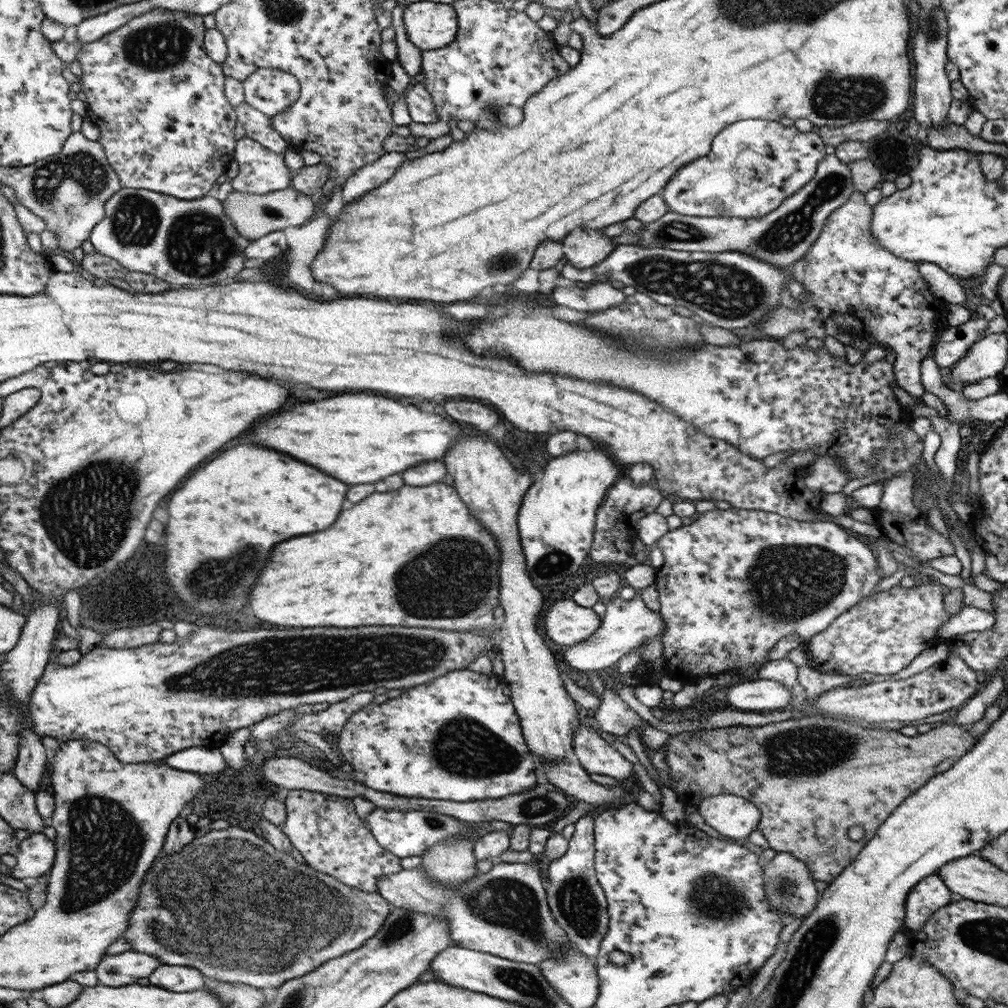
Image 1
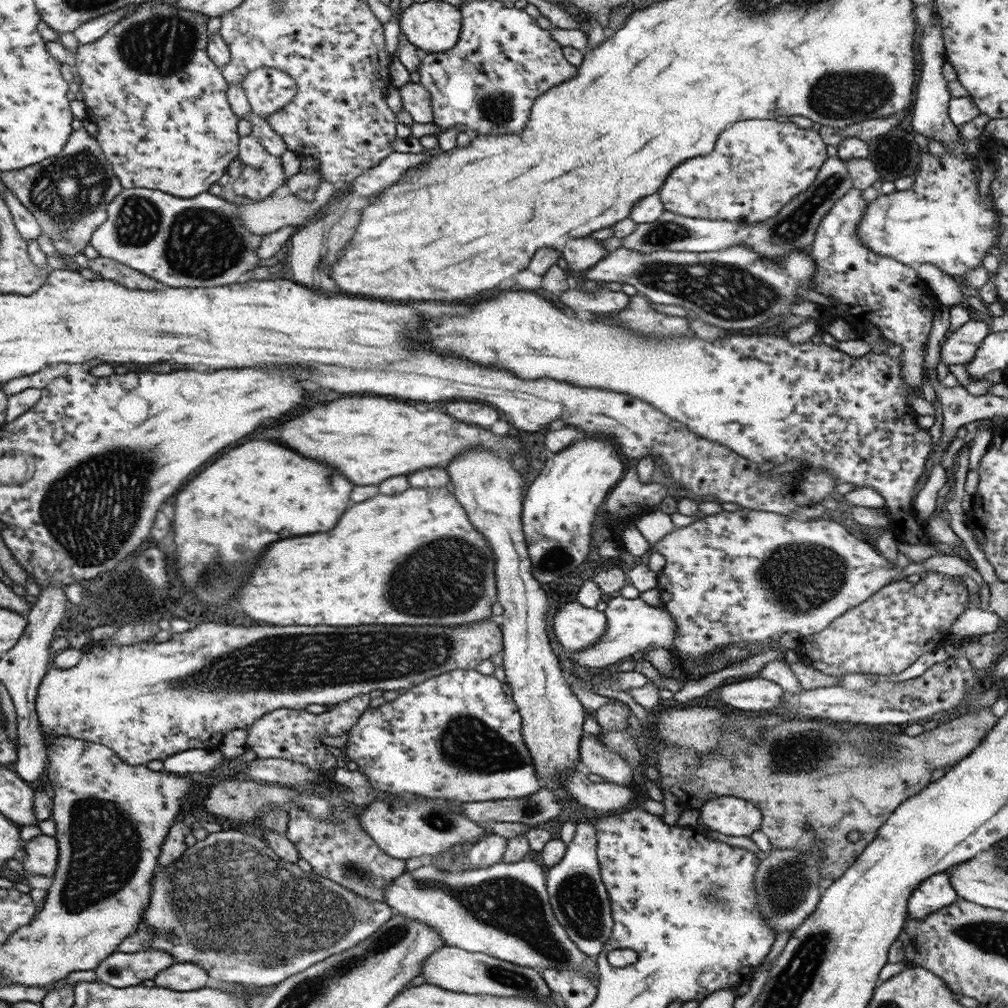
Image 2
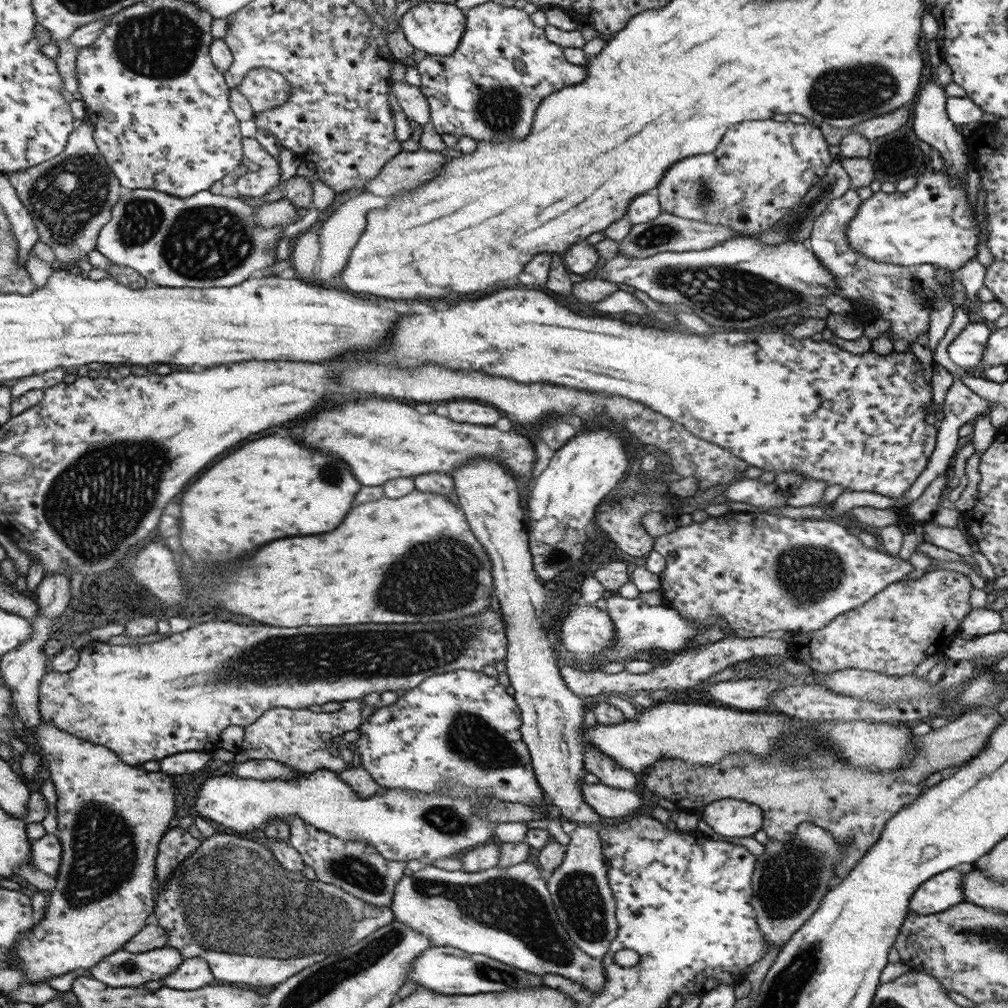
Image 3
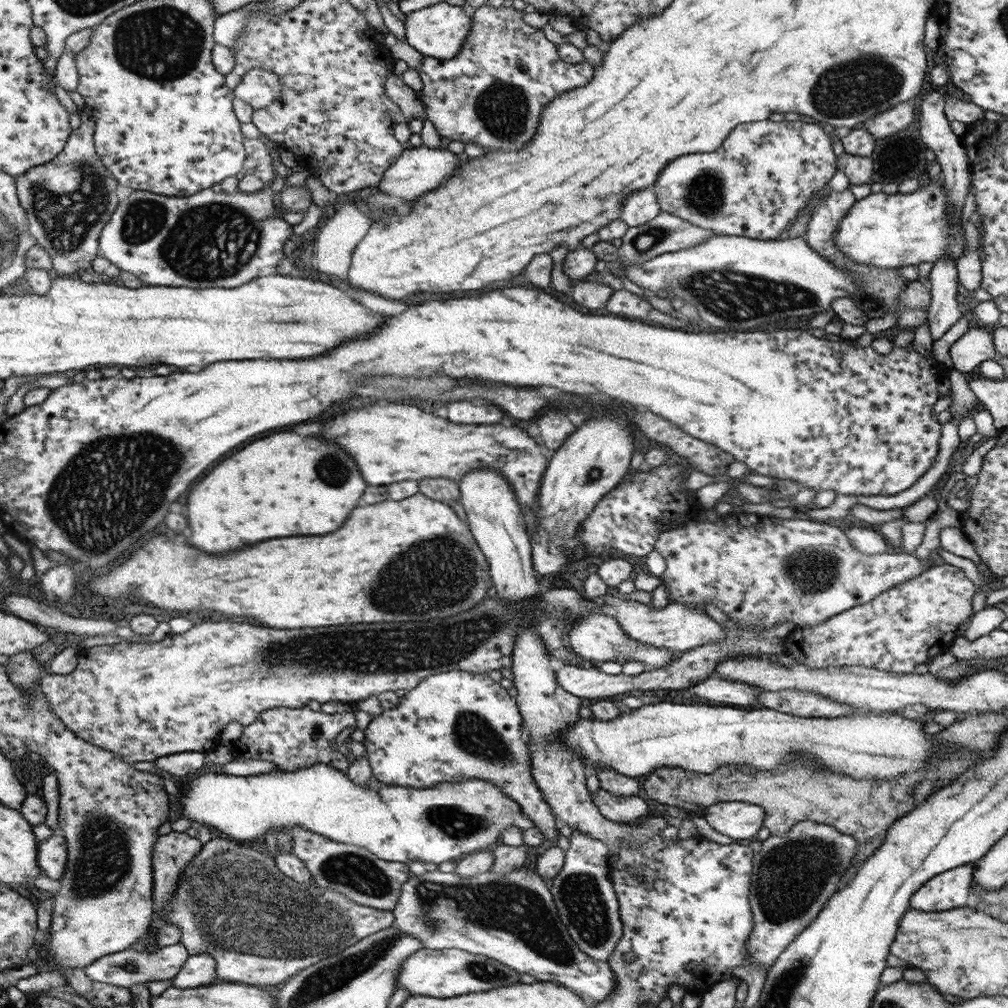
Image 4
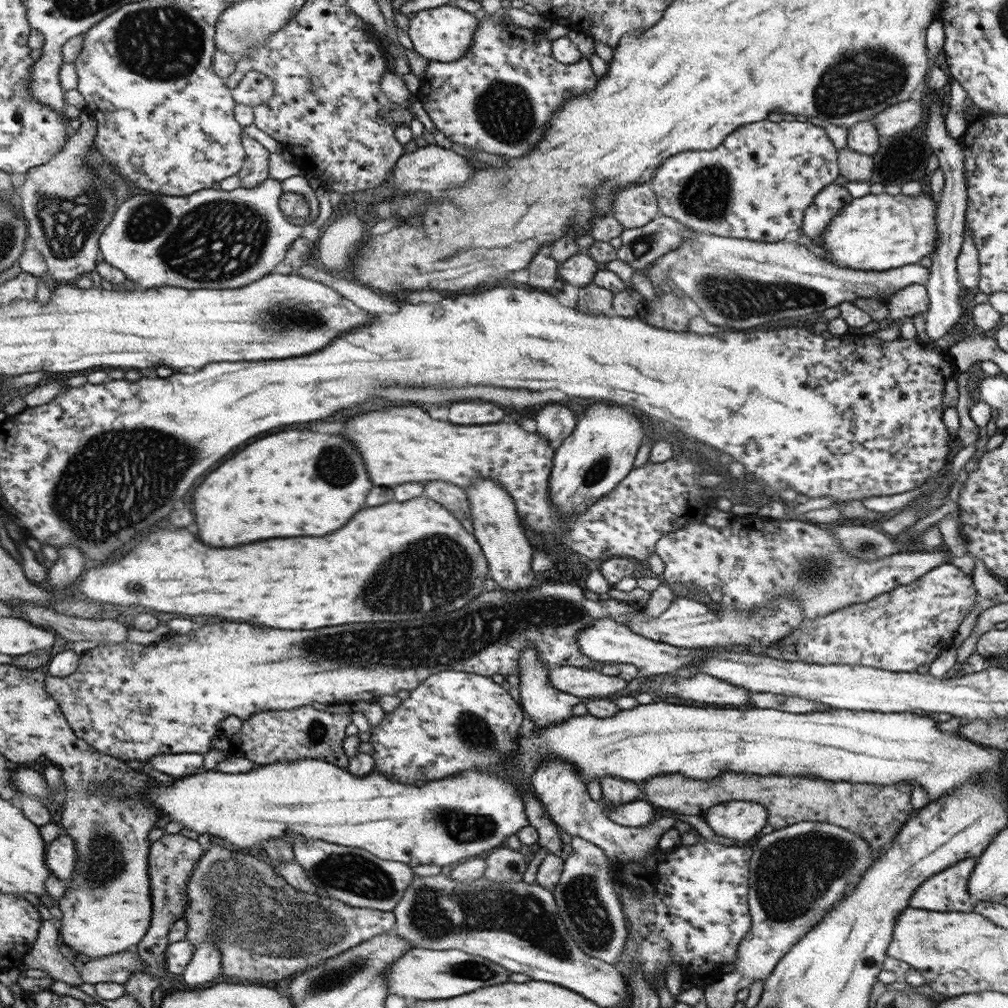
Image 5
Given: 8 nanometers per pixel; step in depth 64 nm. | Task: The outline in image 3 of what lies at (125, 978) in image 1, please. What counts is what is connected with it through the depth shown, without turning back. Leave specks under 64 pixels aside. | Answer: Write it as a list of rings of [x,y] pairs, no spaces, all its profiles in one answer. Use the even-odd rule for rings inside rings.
[[[164,946],[149,950],[148,952],[130,953],[123,948],[109,957],[102,958],[98,965],[88,969],[92,977],[114,988],[140,987],[150,980],[162,980],[162,977],[173,973],[174,969],[184,961],[184,958],[176,948]]]

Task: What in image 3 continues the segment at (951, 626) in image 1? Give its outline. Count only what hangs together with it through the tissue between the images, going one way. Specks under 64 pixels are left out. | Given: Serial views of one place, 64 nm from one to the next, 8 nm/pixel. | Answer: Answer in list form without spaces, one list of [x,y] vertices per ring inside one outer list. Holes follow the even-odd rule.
[[[974,608],[957,628],[957,636],[965,640],[974,640],[998,632],[1000,626],[1002,626],[1000,613],[985,608]]]

